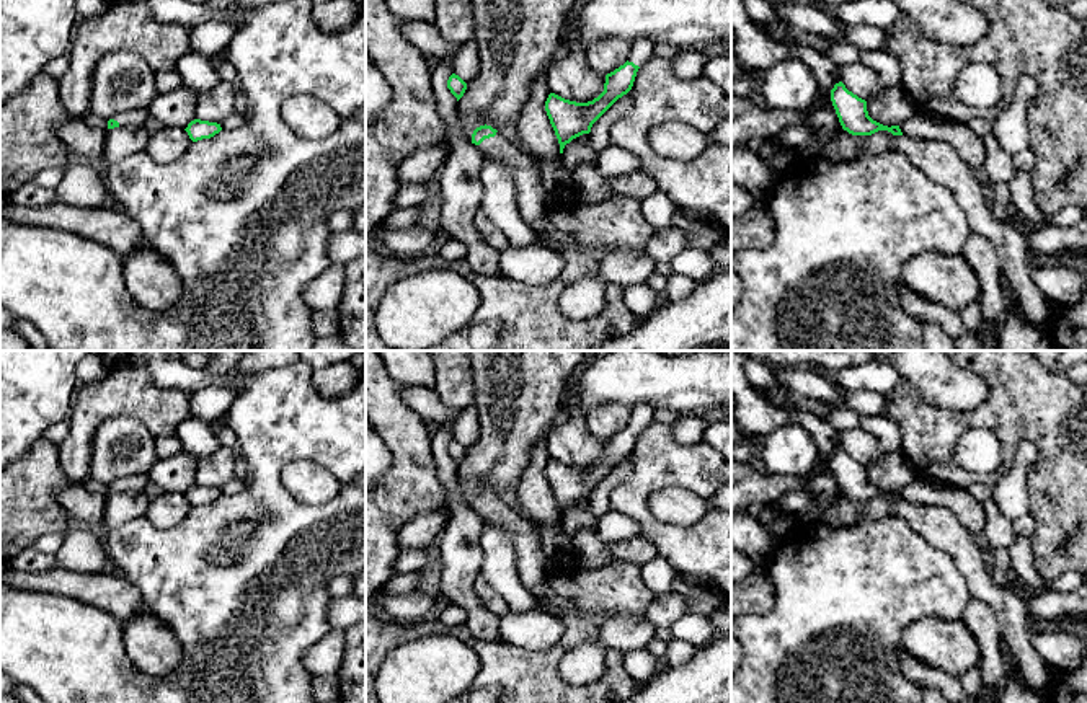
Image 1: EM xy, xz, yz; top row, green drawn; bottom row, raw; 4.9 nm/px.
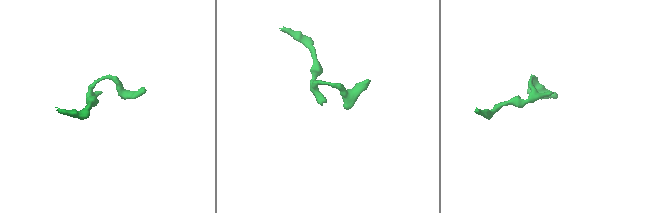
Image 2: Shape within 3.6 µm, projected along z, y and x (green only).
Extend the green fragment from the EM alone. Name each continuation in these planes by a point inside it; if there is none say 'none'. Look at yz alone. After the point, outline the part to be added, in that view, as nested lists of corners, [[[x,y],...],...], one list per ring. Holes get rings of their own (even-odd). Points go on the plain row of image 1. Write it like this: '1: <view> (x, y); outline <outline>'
none

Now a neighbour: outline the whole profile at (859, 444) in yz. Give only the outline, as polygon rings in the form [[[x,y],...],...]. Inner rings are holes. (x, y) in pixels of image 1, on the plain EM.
[[[860,427],[842,431],[841,447],[845,450],[849,457],[852,457],[865,466],[885,455],[878,439]]]

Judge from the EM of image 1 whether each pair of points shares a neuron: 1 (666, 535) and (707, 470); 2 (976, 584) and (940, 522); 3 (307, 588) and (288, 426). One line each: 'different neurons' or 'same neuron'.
1: same neuron
2: same neuron
3: same neuron

